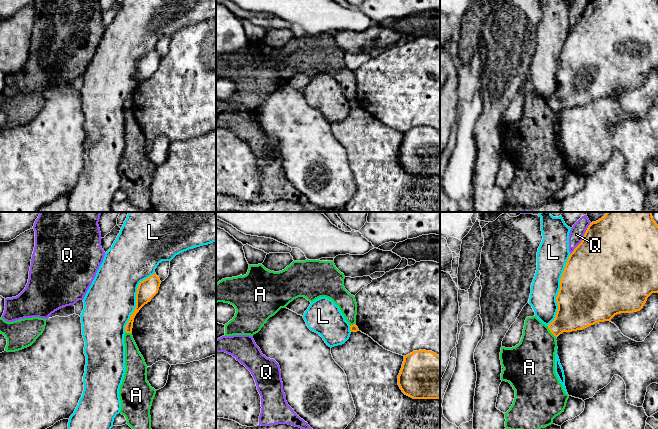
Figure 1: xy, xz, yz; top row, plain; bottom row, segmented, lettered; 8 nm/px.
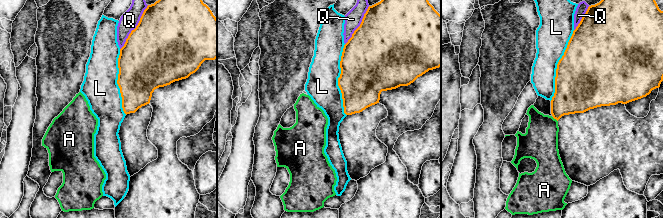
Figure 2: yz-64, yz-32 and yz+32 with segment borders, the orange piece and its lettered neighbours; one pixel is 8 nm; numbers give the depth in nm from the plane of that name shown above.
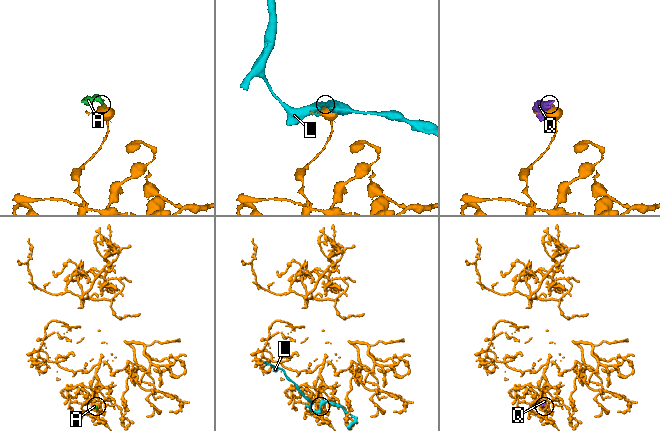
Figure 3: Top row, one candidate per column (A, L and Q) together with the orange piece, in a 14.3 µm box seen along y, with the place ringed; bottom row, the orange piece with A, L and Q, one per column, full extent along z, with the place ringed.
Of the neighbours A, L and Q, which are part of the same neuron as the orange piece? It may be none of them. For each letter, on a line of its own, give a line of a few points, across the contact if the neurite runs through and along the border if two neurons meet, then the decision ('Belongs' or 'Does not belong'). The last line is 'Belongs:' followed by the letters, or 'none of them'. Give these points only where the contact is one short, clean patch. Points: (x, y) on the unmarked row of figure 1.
A: Line: yz (547, 102), (555, 113). Does not belong
L: Does not belong
Q: Does not belong
Belongs: none of them

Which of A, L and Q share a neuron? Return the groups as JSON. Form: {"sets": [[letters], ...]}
{"sets": [["A"], ["L"], ["Q"]]}

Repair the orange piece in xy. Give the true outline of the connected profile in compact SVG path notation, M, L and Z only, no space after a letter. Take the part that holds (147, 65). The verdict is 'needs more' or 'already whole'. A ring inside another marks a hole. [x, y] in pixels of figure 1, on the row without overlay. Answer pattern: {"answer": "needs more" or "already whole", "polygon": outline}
{"answer": "already whole", "polygon": "M156 49L139 59L136 69L136 83L125 102L126 109L132 109L133 98L136 90L158 69L160 60L161 57Z"}

